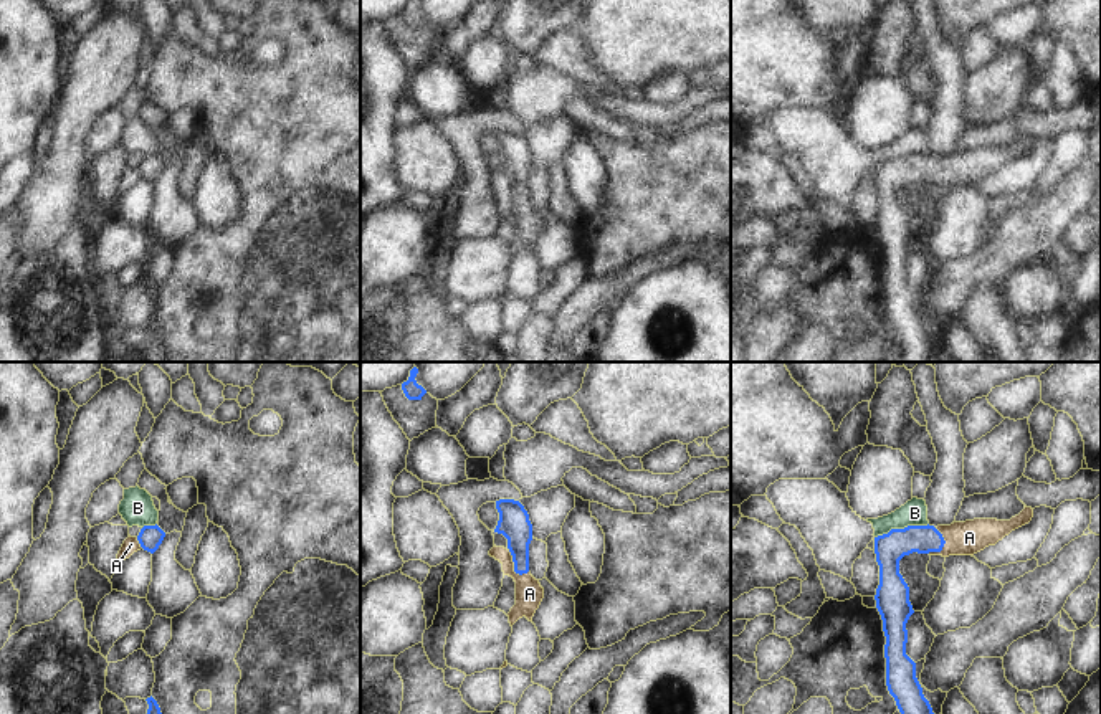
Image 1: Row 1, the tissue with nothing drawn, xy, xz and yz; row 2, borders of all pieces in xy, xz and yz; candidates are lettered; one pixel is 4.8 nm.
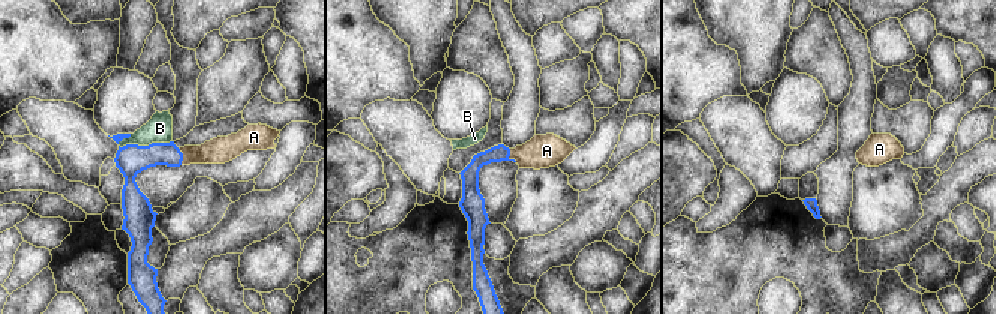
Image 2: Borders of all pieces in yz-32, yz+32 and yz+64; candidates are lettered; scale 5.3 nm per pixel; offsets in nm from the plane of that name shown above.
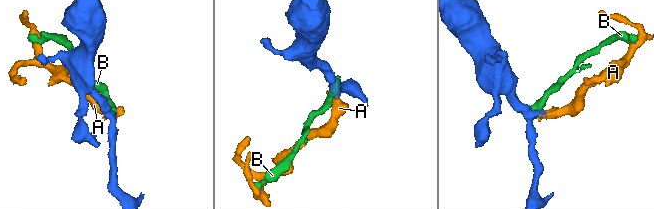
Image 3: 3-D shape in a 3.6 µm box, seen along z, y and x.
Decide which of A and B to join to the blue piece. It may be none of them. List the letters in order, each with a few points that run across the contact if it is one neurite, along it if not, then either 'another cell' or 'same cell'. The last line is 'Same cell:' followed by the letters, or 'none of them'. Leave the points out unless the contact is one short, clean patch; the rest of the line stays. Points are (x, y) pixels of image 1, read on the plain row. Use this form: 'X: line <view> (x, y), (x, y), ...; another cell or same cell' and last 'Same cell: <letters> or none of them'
A: line yz (891, 177), (898, 172), (943, 176), (953, 169), (969, 167); same cell
B: line yz (928, 152), (891, 157), (875, 167); another cell
Same cell: A

